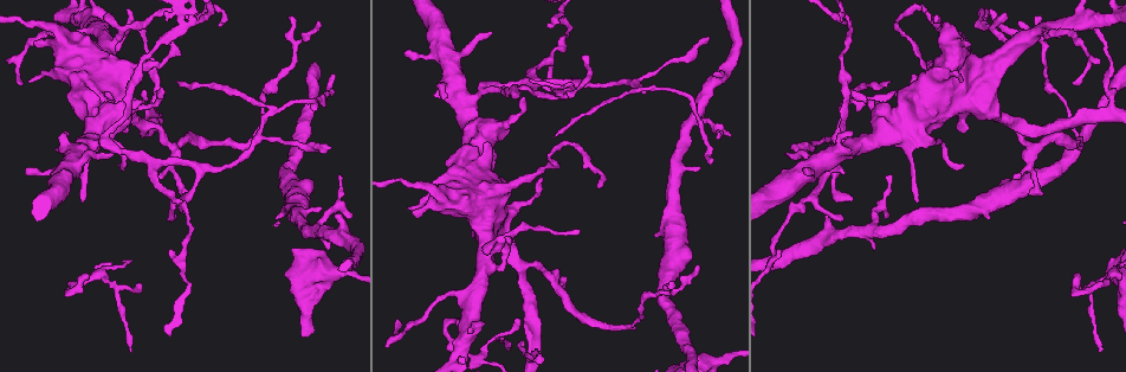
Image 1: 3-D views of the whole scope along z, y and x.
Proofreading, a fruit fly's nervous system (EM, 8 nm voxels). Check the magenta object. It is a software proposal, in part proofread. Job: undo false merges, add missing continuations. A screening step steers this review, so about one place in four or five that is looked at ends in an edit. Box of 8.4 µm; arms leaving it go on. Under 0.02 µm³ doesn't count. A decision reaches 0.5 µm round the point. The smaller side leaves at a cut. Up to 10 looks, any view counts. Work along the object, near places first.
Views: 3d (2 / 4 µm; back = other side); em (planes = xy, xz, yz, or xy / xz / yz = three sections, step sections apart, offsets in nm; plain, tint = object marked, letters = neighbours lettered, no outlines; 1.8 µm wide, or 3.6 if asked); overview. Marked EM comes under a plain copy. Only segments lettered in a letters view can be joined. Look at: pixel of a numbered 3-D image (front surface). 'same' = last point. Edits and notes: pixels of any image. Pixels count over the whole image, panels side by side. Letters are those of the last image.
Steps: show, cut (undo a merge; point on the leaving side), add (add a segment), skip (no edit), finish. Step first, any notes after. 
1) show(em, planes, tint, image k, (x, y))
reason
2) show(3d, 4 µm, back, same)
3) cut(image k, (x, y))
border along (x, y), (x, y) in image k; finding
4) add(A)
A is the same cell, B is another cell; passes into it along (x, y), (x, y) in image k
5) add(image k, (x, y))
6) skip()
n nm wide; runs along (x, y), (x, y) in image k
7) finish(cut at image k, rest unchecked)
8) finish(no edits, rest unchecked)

show(em, 3.6 µm, yz, step 4, tint, image 1, (486, 216))
sudden change in width

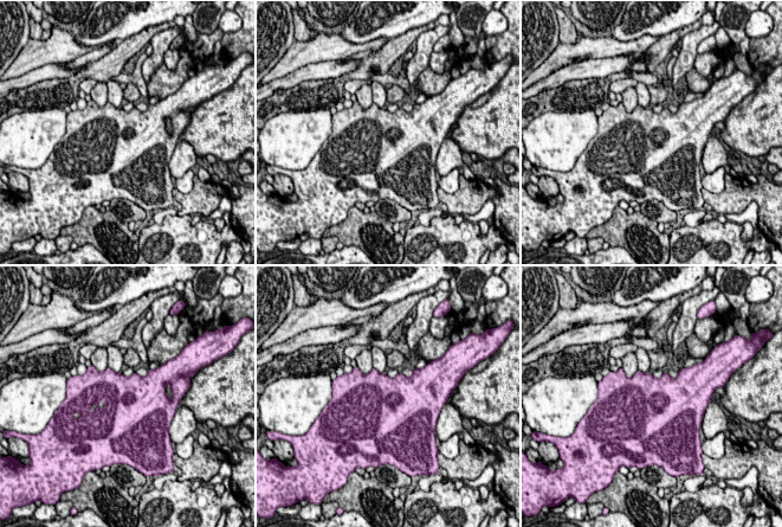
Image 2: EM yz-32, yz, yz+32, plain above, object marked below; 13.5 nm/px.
show(em, 3.6 µm, xz, step 16, tint, same)
cut it another way

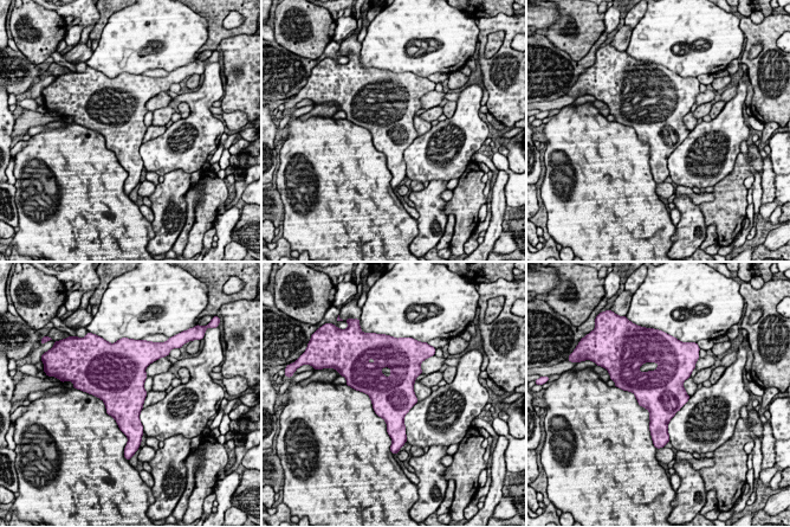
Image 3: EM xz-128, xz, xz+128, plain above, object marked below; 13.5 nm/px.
show(em, 3.6 µm, xz, step 16, letters, same)

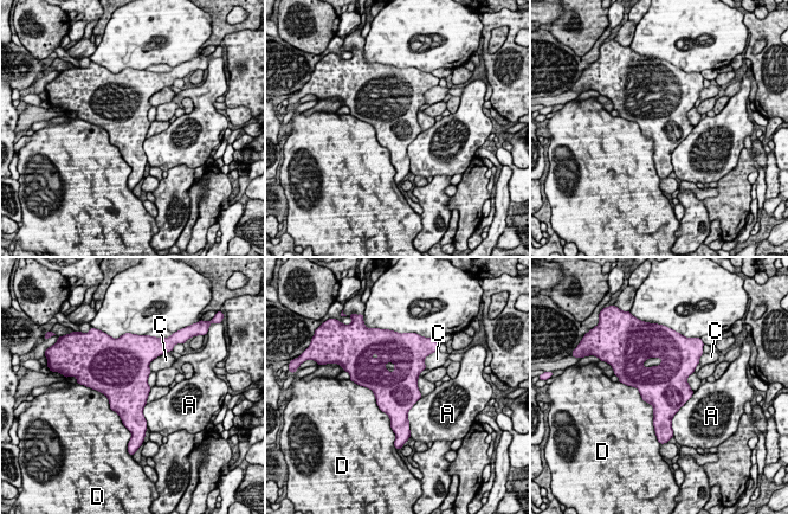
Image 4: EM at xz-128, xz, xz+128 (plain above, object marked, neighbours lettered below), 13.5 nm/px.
skip()
600 nm wide; A, C and D are other cells; border along (693, 392), (673, 416), (671, 429) in image 4; continuous, no second neuron

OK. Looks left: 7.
show(3d, 4 µm, image 1, (489, 142))
thick end

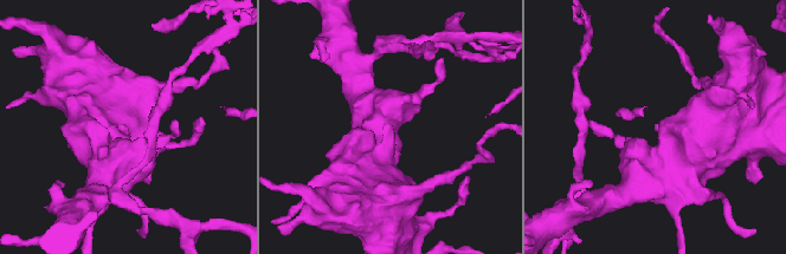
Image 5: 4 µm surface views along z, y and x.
show(em, 3.6 µm, planes, letters, image 5, (655, 124))
shape alone is not enough

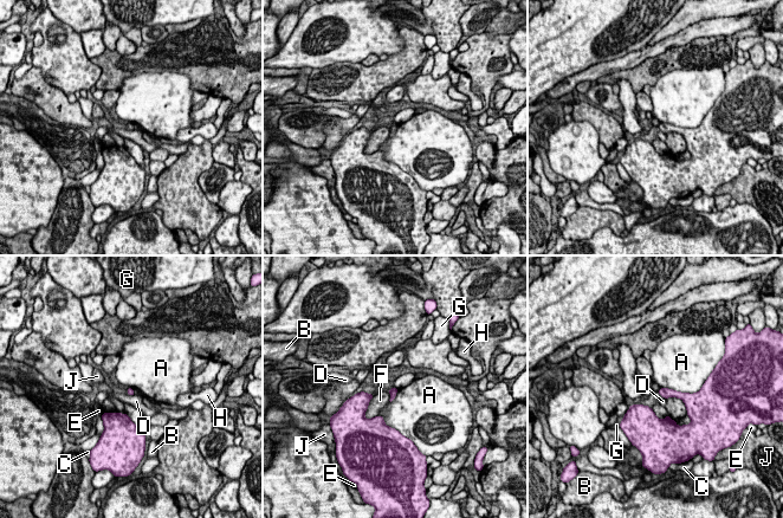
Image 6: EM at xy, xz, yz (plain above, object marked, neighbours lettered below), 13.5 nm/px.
skip()
A touches over 550 nm; A, B, C, D, E, F, G, H and J are other cells; no lettered segment goes on from it

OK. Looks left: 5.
show(em, planes, letters, image 1, (29, 82))
thick end

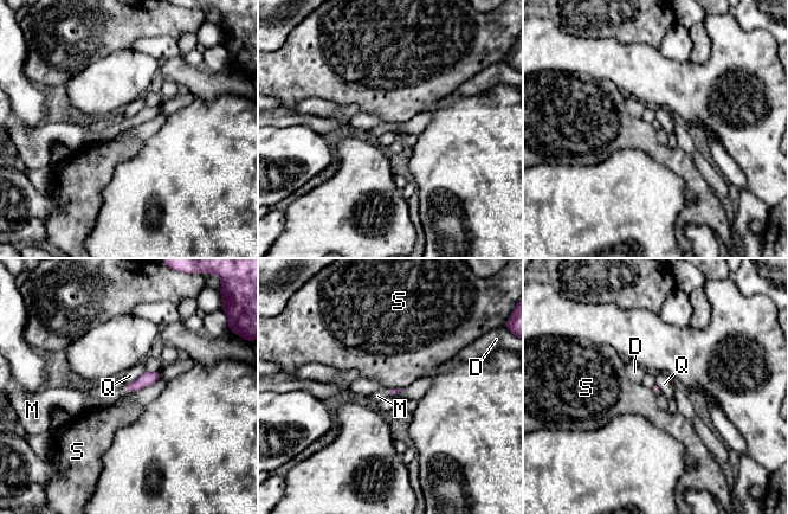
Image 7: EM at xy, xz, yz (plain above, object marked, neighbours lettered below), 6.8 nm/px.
add(M)
M is the same cell, D, Q and S are other cells; passes into it along (148, 378), (126, 391), (114, 396) in image 7; it goes on there

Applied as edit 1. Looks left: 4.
show(em, yz, step 16, tint, image 1, (626, 324))
sharp bend

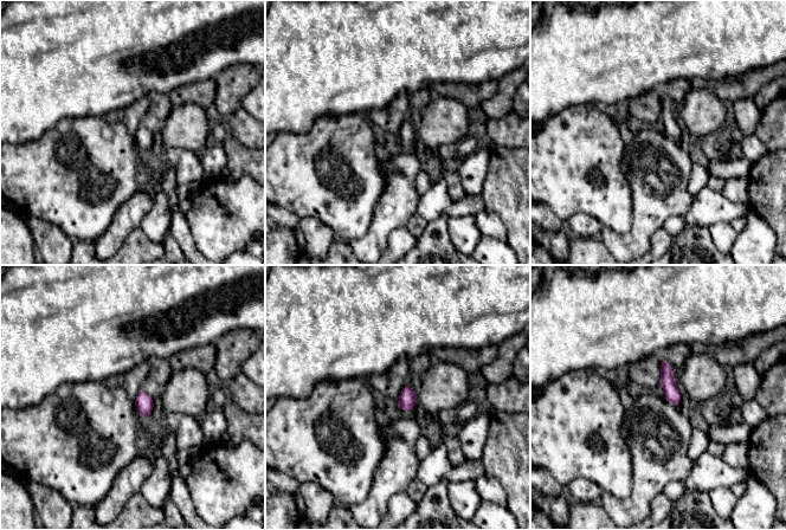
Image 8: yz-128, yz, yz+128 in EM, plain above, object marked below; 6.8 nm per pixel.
show(em, planes, tint, same)

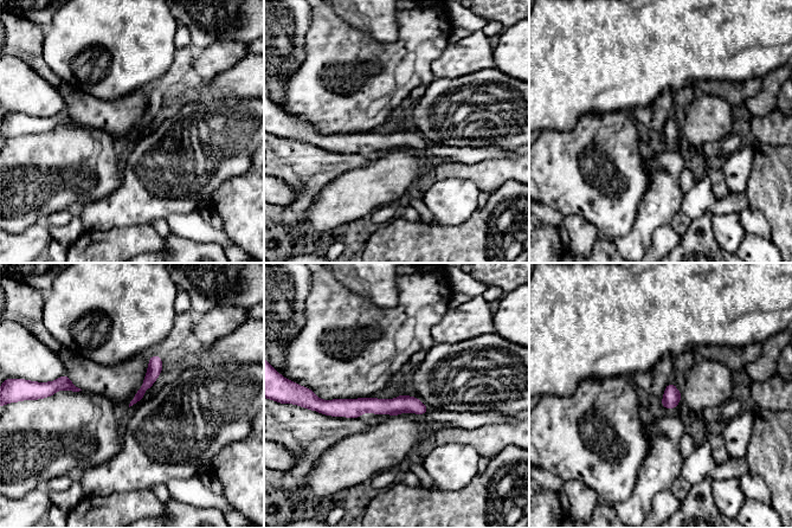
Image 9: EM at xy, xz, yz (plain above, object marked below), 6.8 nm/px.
show(em, planes, letters, same)

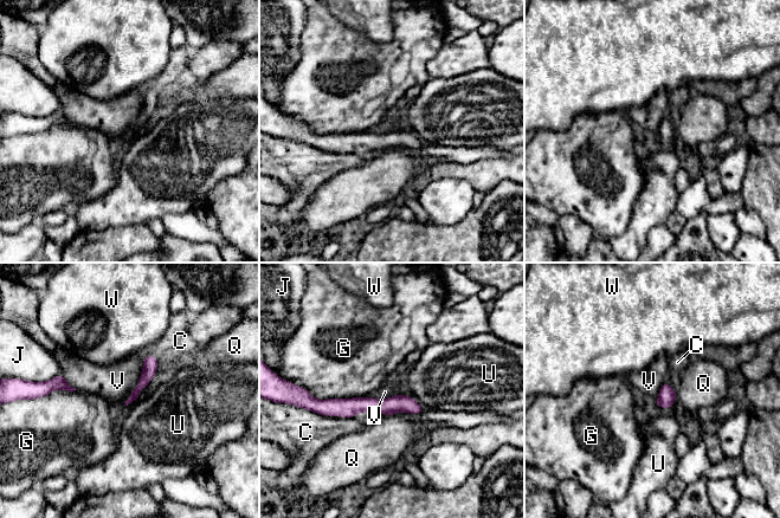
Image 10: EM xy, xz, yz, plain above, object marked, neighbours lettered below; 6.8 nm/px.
skip()
70 nm wide; C, G, J, Q, U, V and W are other cells; continuous, no second neuron

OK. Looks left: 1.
finish(add at image 7, rest unchecked)

